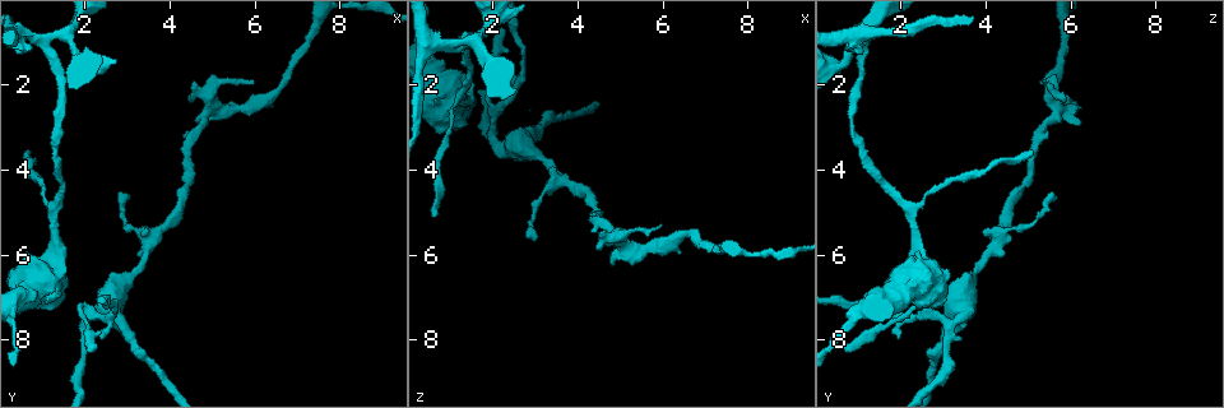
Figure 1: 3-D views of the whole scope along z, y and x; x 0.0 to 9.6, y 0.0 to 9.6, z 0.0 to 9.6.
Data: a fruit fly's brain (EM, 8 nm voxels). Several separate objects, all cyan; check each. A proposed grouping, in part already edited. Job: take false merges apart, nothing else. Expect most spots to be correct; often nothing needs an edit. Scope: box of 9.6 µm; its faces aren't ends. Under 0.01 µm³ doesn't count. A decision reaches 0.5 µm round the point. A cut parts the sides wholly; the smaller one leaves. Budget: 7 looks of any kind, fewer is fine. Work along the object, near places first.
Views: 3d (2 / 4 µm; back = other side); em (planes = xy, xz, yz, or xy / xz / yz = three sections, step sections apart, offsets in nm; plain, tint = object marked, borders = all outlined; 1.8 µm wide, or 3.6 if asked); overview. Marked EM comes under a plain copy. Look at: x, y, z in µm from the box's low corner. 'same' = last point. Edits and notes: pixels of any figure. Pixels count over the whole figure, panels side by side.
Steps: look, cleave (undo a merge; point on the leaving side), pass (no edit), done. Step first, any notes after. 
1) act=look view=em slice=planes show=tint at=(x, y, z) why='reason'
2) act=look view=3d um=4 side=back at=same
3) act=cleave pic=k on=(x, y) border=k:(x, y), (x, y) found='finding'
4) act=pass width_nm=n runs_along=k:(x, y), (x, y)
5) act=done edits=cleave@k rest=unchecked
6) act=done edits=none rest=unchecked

act=look view=3d um=4 at=(4.95, 2.55, 5.70) why='three arms meet'

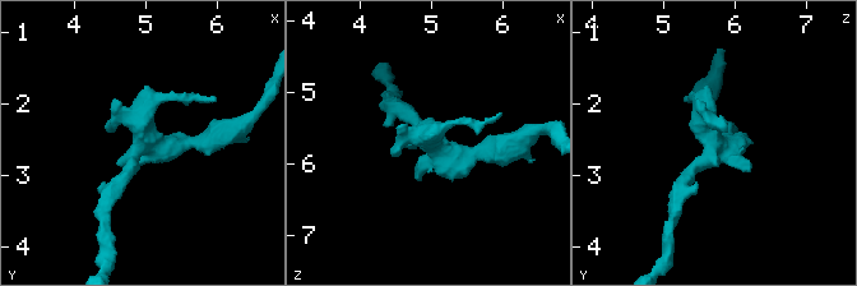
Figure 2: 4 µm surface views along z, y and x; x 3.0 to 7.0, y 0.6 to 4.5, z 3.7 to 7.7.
act=look view=em um=3.6 slice=planes show=borders at=(5.00, 2.55, 5.70)

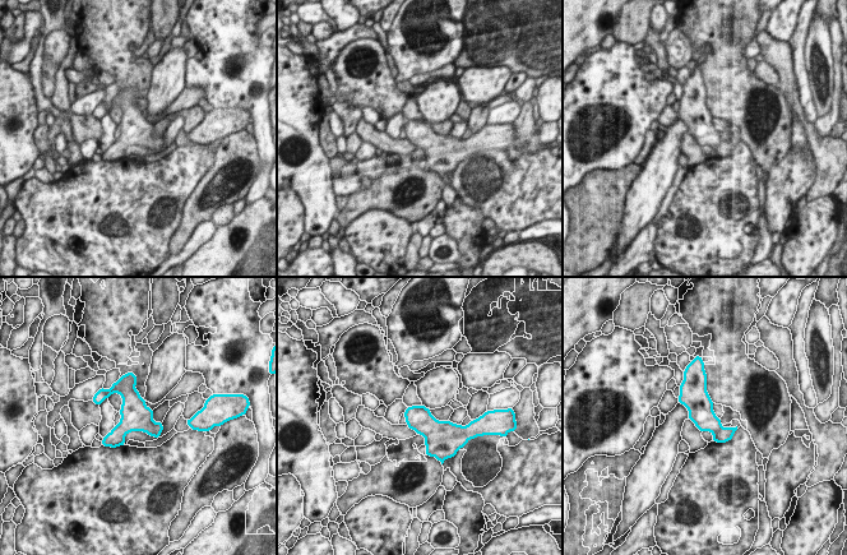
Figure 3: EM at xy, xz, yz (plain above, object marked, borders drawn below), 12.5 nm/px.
act=pass width_nm=320 found='continuous, no second cell'

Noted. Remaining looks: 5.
act=look view=em slice=xz step=16 show=borders at=(2.10, 7.95, 1.15) why='calibre changes'

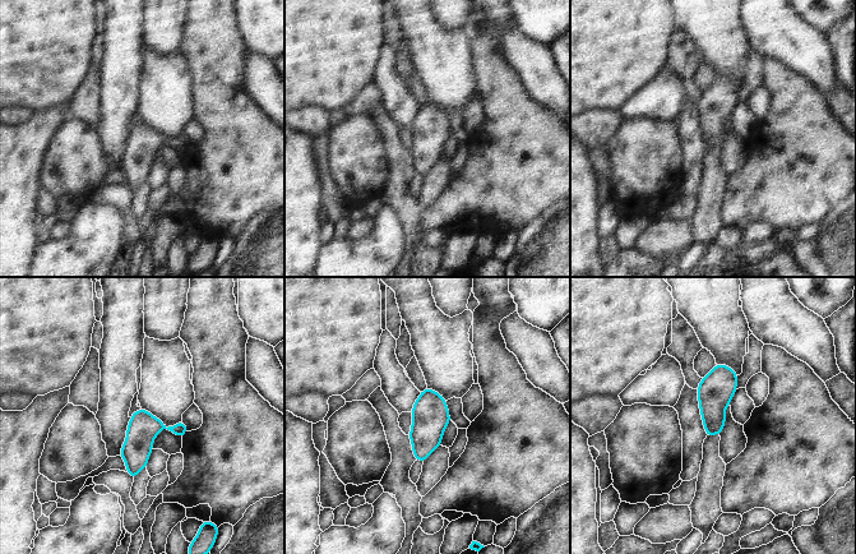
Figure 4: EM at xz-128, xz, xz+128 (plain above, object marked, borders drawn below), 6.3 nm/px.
act=pass found='one cell here'

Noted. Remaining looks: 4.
act=look view=3d um=2 at=(1.05, 1.10, 1.15) why='three arms meet'

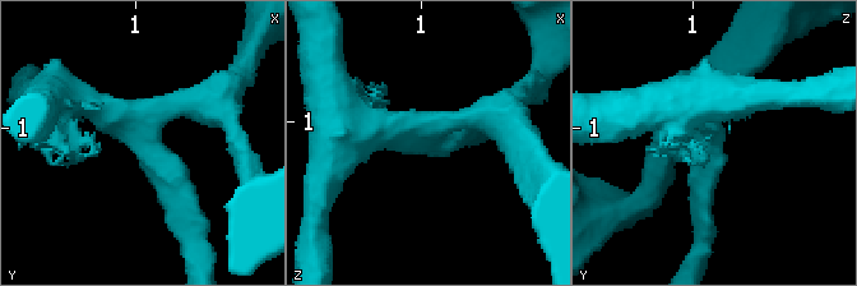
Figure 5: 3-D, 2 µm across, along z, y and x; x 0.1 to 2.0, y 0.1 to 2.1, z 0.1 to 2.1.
act=look view=em slice=xz step=4 show=tint at=(1.04, 1.08, 1.12) arms=3 arm_widths_nm=190,200,280 why='need the tissue'

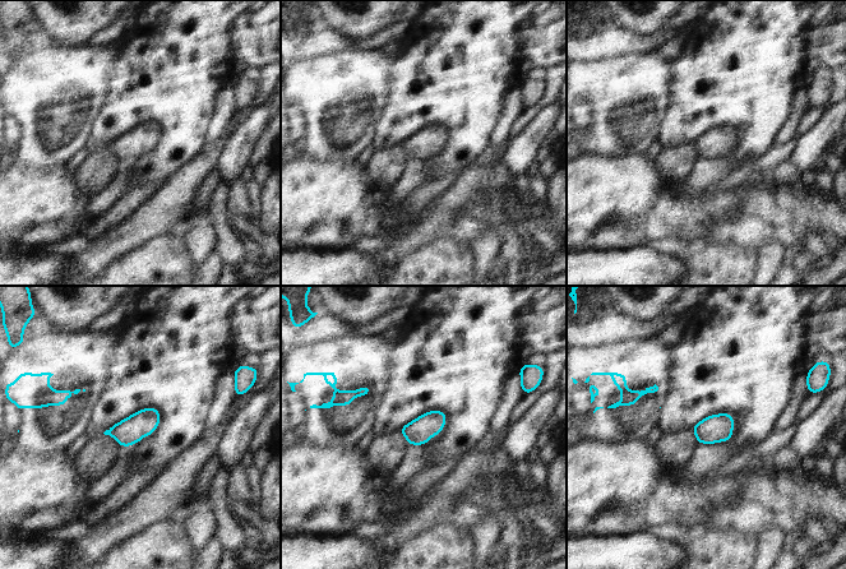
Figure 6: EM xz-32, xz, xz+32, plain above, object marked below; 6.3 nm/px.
act=pass width_nm=170 found='one cell here'

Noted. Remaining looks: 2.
act=done edits=none rest=unchecked

